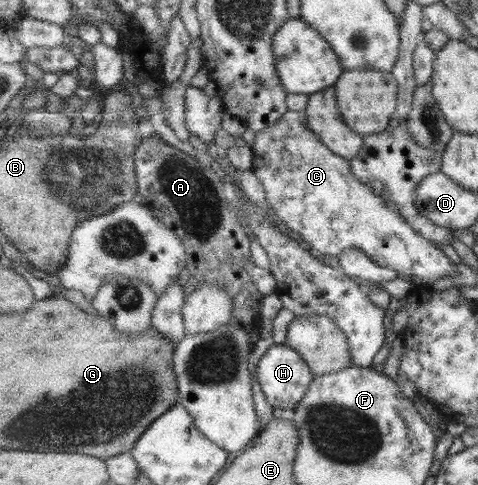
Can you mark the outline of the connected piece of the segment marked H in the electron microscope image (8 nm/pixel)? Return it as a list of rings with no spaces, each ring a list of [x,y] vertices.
[[[274,343],[269,347],[266,355],[260,358],[257,365],[257,375],[270,405],[282,413],[290,413],[297,408],[316,377],[302,354],[286,343]]]

